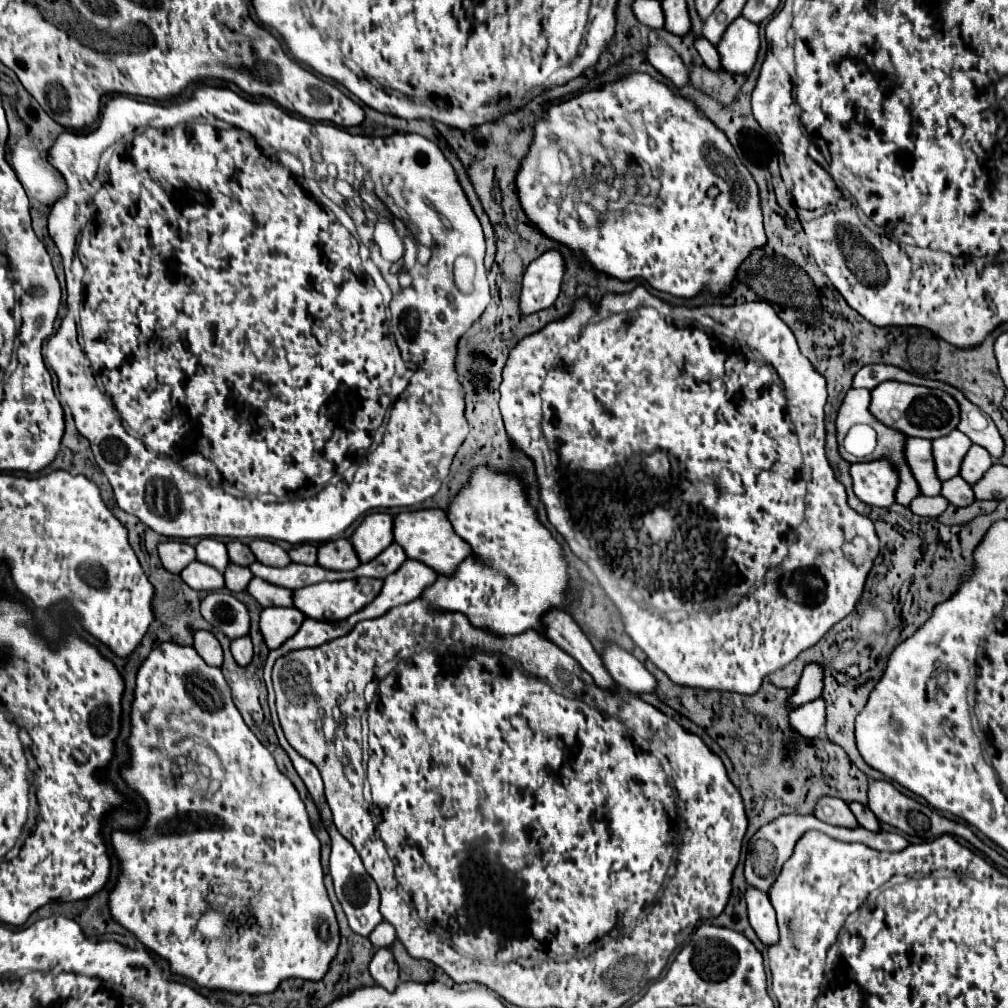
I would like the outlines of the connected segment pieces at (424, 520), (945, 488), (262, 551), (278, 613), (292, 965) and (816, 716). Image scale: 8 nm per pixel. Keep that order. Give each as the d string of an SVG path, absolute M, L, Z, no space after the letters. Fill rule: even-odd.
M420 509L420 511L402 511L396 515L394 523L394 541L406 551L408 559L418 559L442 575L452 575L460 563L472 557L470 545L450 531L448 515L442 509Z
M958 475L956 479L944 481L944 485L942 485L942 495L944 495L946 499L950 499L952 505L958 505L958 507L970 505L970 503L976 499L970 483L966 483L960 475Z
M254 539L254 541L250 543L250 549L252 549L252 553L256 555L256 559L258 559L260 563L264 563L264 565L286 567L286 565L290 563L288 553L286 553L280 545L276 545L276 543L272 543L272 541Z
M268 607L260 615L260 631L270 649L280 647L286 639L290 639L302 625L304 613L296 611L296 607Z
M160 643L138 669L130 705L132 729L126 741L130 763L120 769L120 777L146 801L148 817L138 831L112 831L112 847L120 861L118 881L108 897L112 919L136 935L148 951L168 961L170 973L192 979L196 985L210 991L262 995L276 991L276 987L290 977L320 981L328 973L340 947L338 921L324 885L320 841L294 783L276 767L272 753L244 723L222 671L206 665L194 647ZM192 739L200 755L204 753L204 763L210 767L210 779L220 783L212 799L198 799L188 785L168 787L164 783L170 775L170 757L188 753L186 747L192 747ZM206 901L212 901L216 909L222 909L232 919L240 919L246 913L246 907L252 905L254 923L244 923L238 931L238 923L230 923L210 904L204 911Z
M822 697L808 701L800 705L798 709L792 711L790 715L792 727L800 731L804 737L822 737L824 735L824 725L826 725L826 703Z

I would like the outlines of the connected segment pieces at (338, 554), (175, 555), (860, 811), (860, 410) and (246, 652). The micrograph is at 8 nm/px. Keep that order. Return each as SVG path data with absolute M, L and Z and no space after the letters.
M338 539L318 547L318 563L334 571L350 571L360 565L360 559L348 539Z
M168 541L158 545L158 555L168 571L180 573L186 565L190 565L196 559L196 549L180 541Z
M850 803L848 805L852 809L852 813L856 815L860 827L868 829L868 831L880 831L880 821L876 819L876 815L866 807L866 805L860 805L860 803Z
M850 389L842 409L840 409L840 417L836 421L836 429L838 429L838 439L844 439L848 429L856 423L866 423L872 425L874 417L870 415L870 391L868 389Z
M248 635L240 637L240 639L234 639L232 645L230 645L230 649L232 649L232 655L234 655L234 659L236 659L238 665L246 667L252 661L254 651L252 651L252 641L248 639Z

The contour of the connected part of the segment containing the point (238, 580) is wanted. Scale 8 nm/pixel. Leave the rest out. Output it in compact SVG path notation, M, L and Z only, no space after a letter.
M230 563L228 569L224 571L224 579L226 579L226 587L232 591L232 593L240 593L248 587L248 583L252 581L252 571L248 567L242 567L242 565L234 565Z

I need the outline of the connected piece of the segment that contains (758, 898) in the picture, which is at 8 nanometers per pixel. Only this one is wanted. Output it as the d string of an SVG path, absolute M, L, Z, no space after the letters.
M748 887L746 891L746 903L748 903L748 917L750 925L756 931L758 939L770 947L776 945L780 935L778 935L778 923L776 923L776 913L774 907L764 891L756 891L754 887Z

